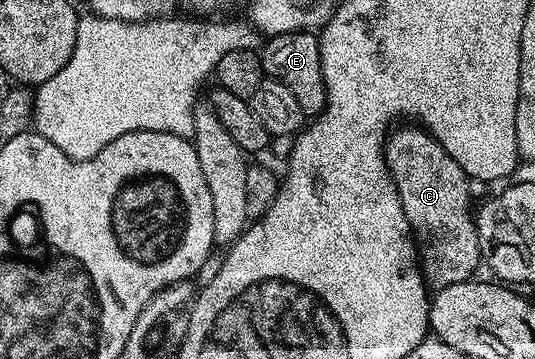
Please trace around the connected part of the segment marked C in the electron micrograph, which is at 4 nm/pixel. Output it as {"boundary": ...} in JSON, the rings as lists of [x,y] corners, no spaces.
{"boundary":[[[410,127],[414,129],[398,129],[395,128],[393,132],[386,138],[386,166],[388,171],[392,175],[394,185],[398,188],[398,194],[400,195],[400,203],[404,207],[404,215],[408,219],[410,224],[410,233],[412,234],[418,251],[418,260],[420,262],[420,268],[422,270],[423,277],[426,278],[427,286],[431,290],[437,291],[444,287],[452,287],[452,283],[464,283],[471,280],[475,276],[474,273],[478,269],[478,261],[483,260],[482,248],[478,242],[478,229],[474,225],[475,214],[472,212],[472,205],[470,209],[470,185],[472,186],[471,178],[467,177],[464,170],[460,167],[460,163],[456,163],[456,159],[452,159],[452,155],[448,155],[448,151],[444,151],[444,147],[440,147],[438,140],[433,137],[432,134],[426,132],[421,127]]]}

